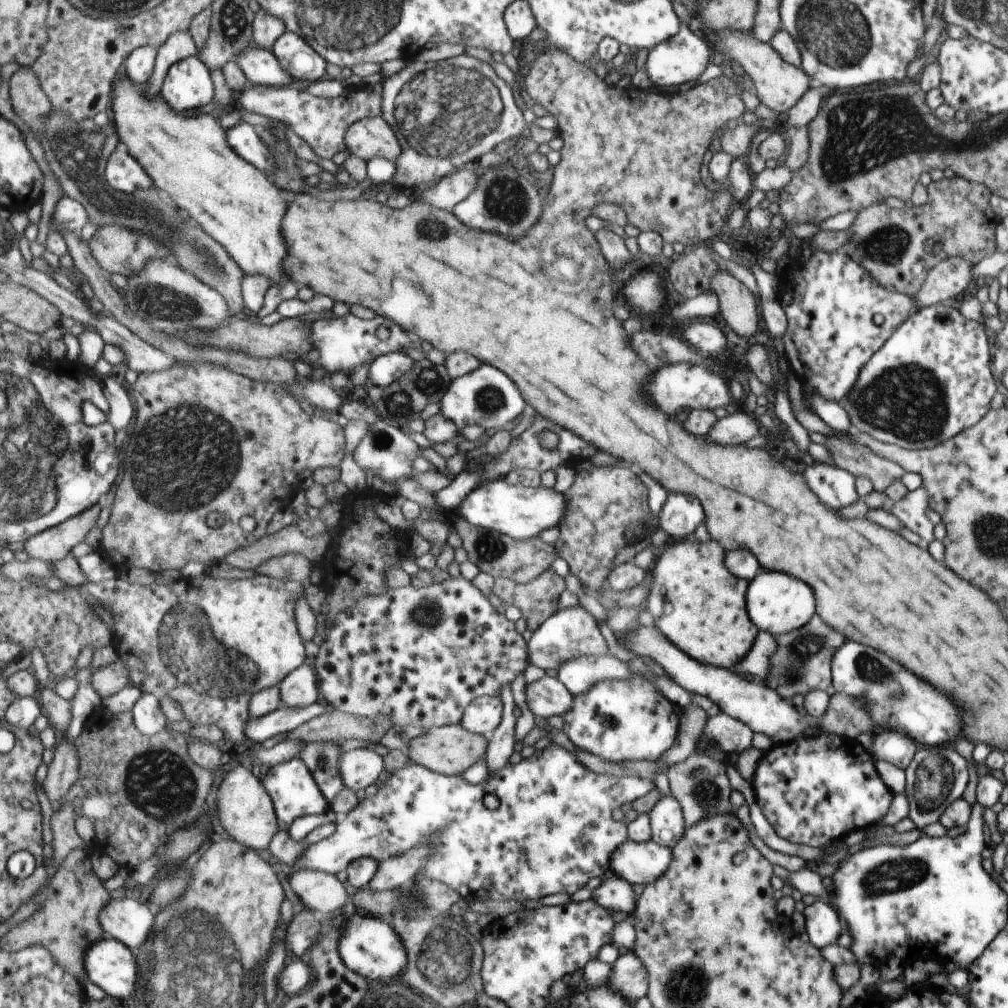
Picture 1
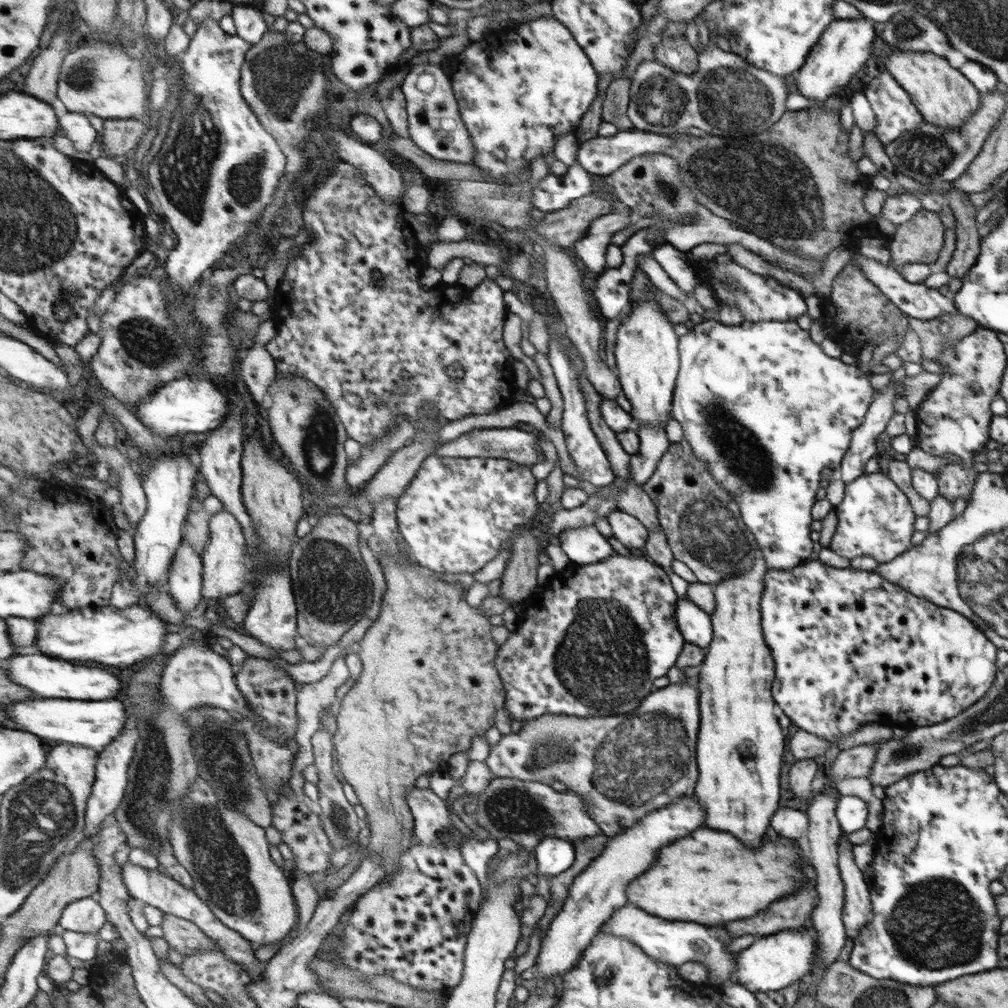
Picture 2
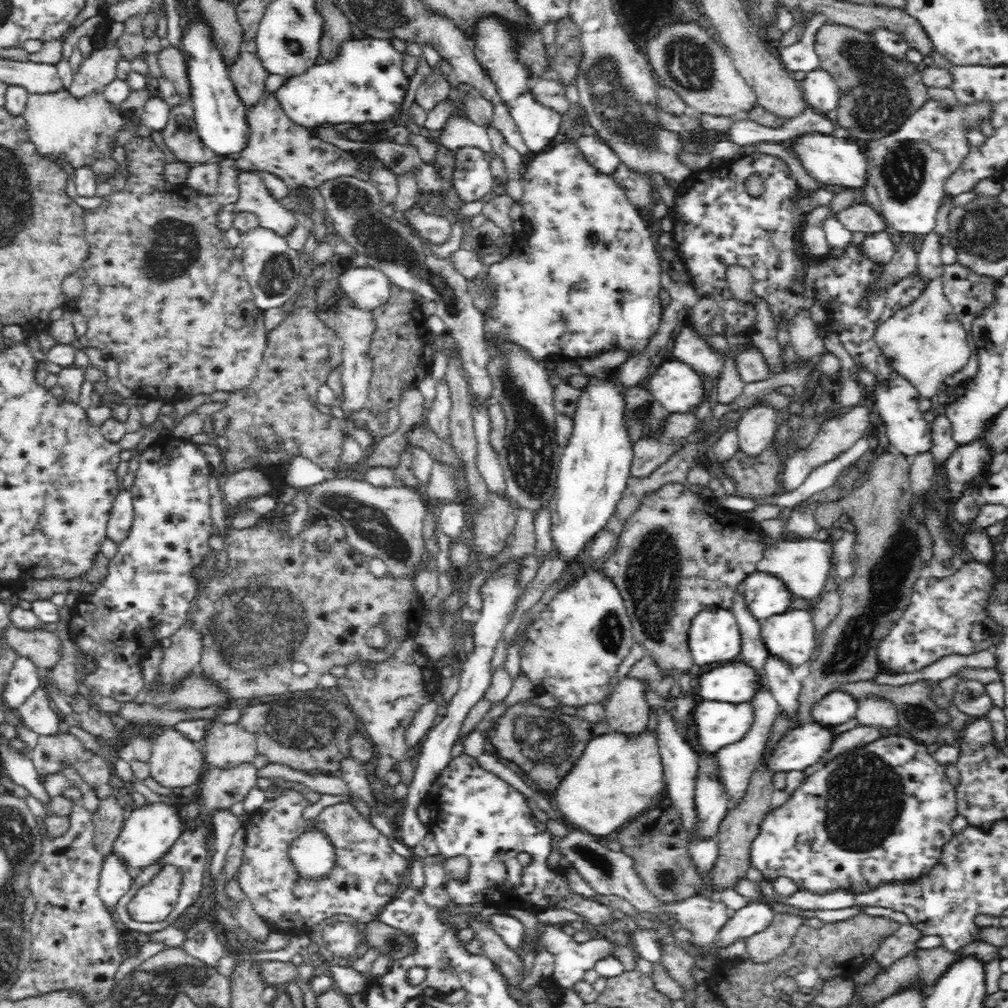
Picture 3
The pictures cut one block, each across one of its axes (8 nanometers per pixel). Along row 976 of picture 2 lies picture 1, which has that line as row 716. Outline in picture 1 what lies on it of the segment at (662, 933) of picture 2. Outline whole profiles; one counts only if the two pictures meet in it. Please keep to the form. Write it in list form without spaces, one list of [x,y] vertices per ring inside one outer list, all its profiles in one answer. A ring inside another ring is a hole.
[[[720,711],[707,719],[698,747],[703,745],[705,752],[710,745],[718,745],[729,757],[734,751],[740,754],[752,747],[752,736],[754,731],[747,723]]]

